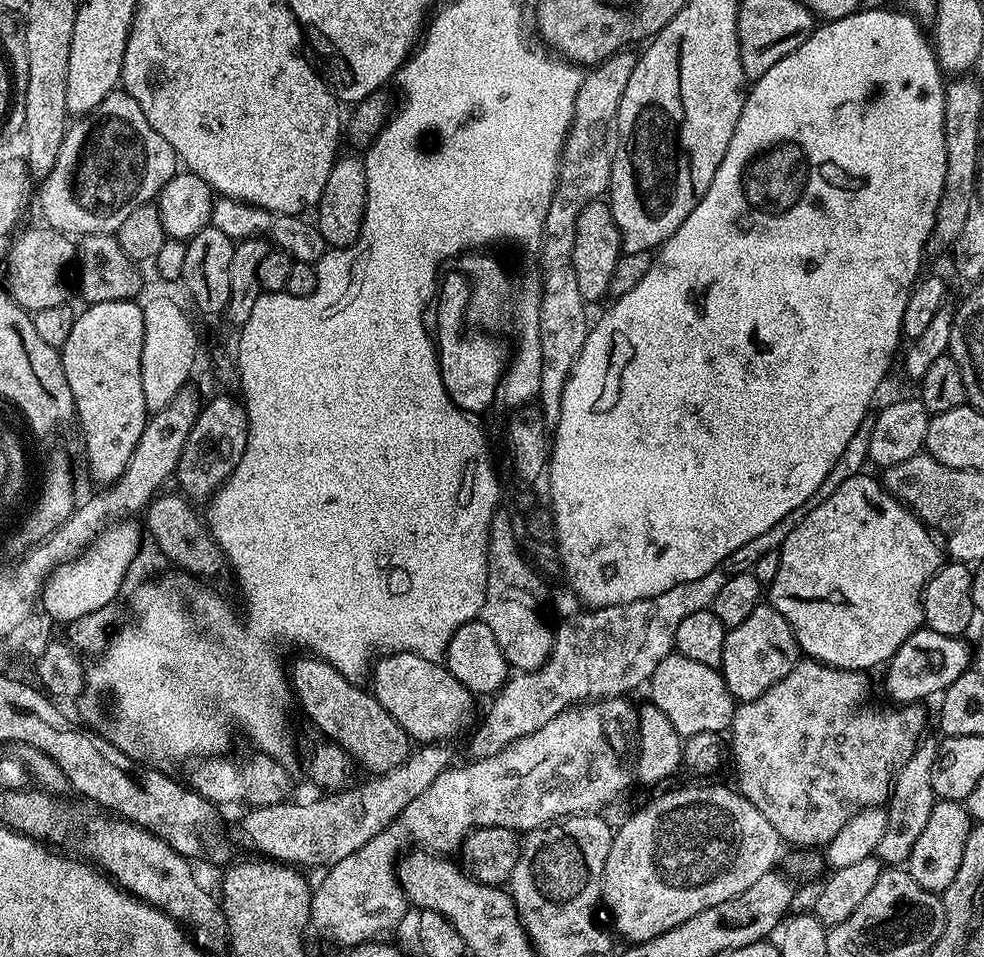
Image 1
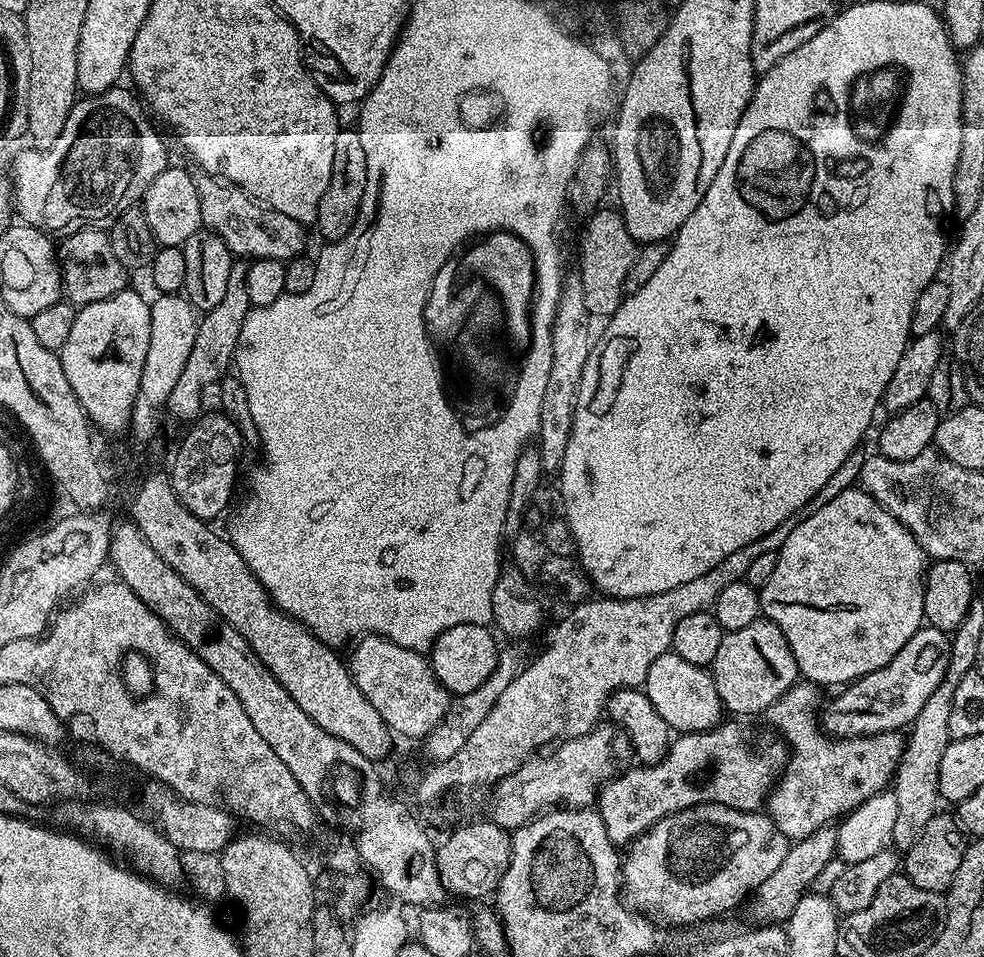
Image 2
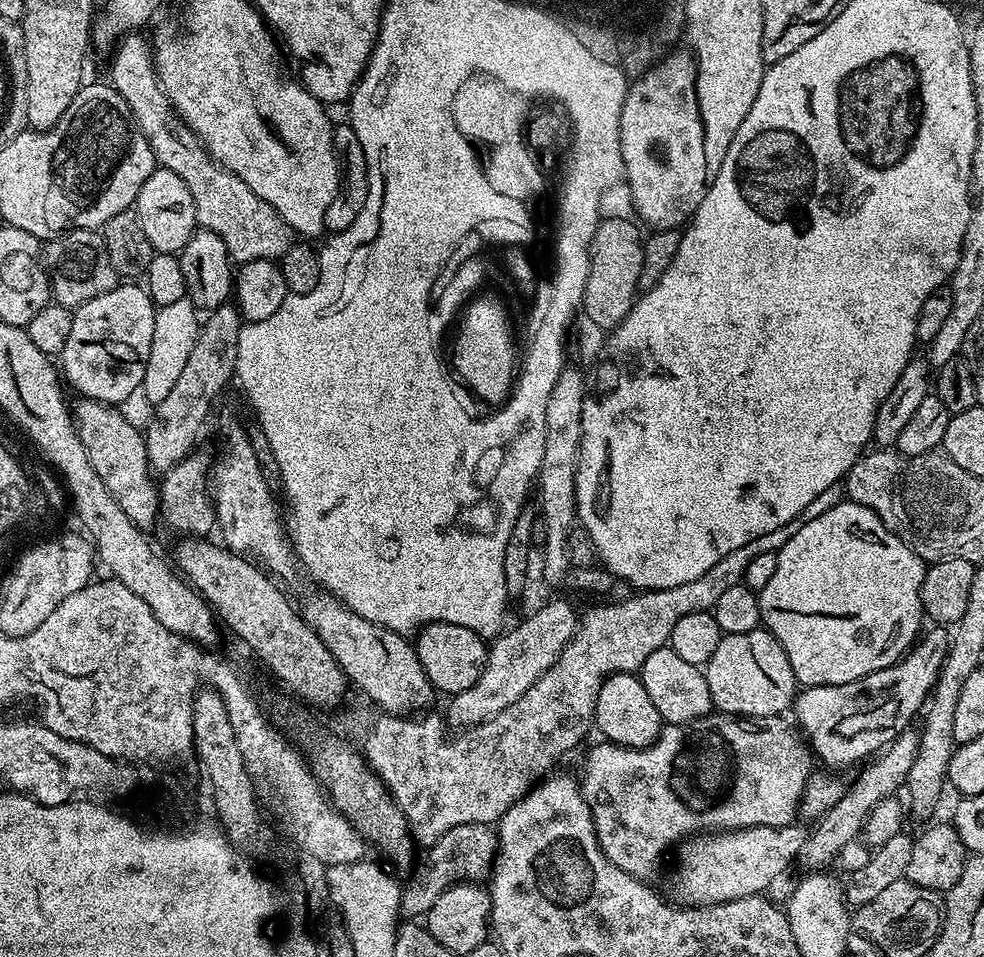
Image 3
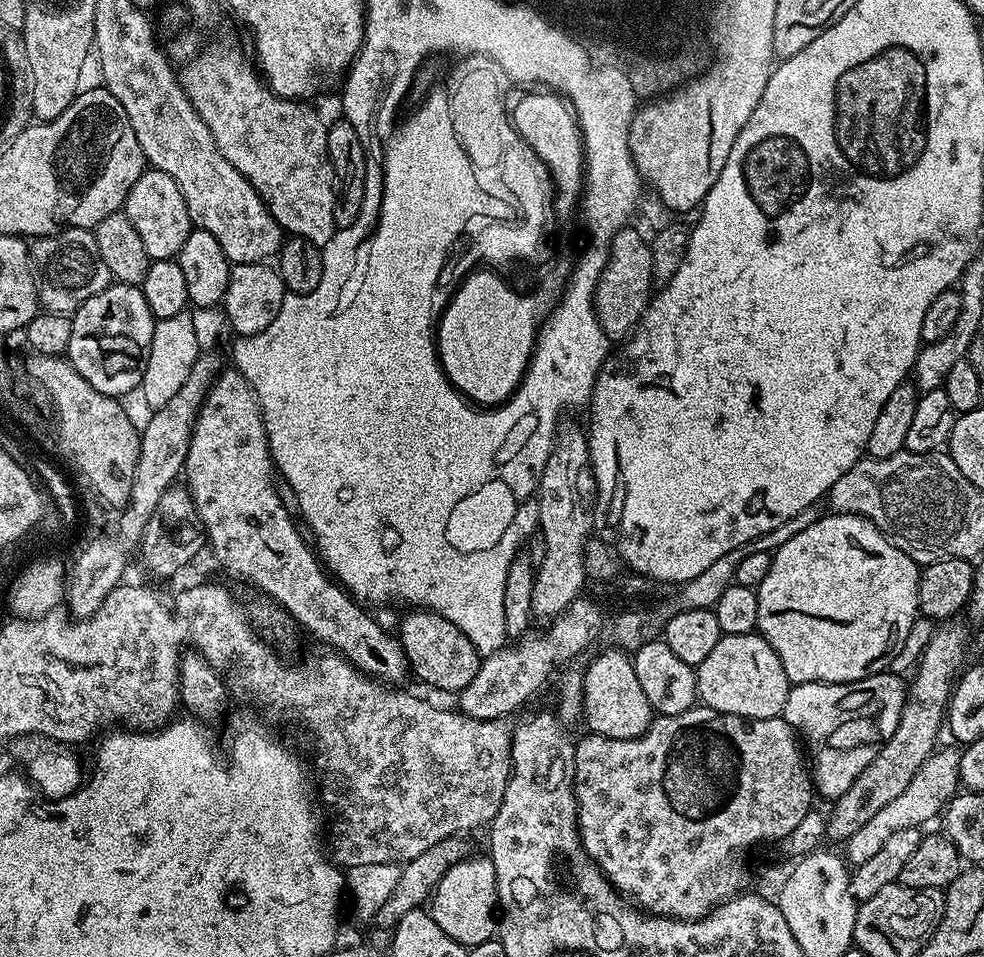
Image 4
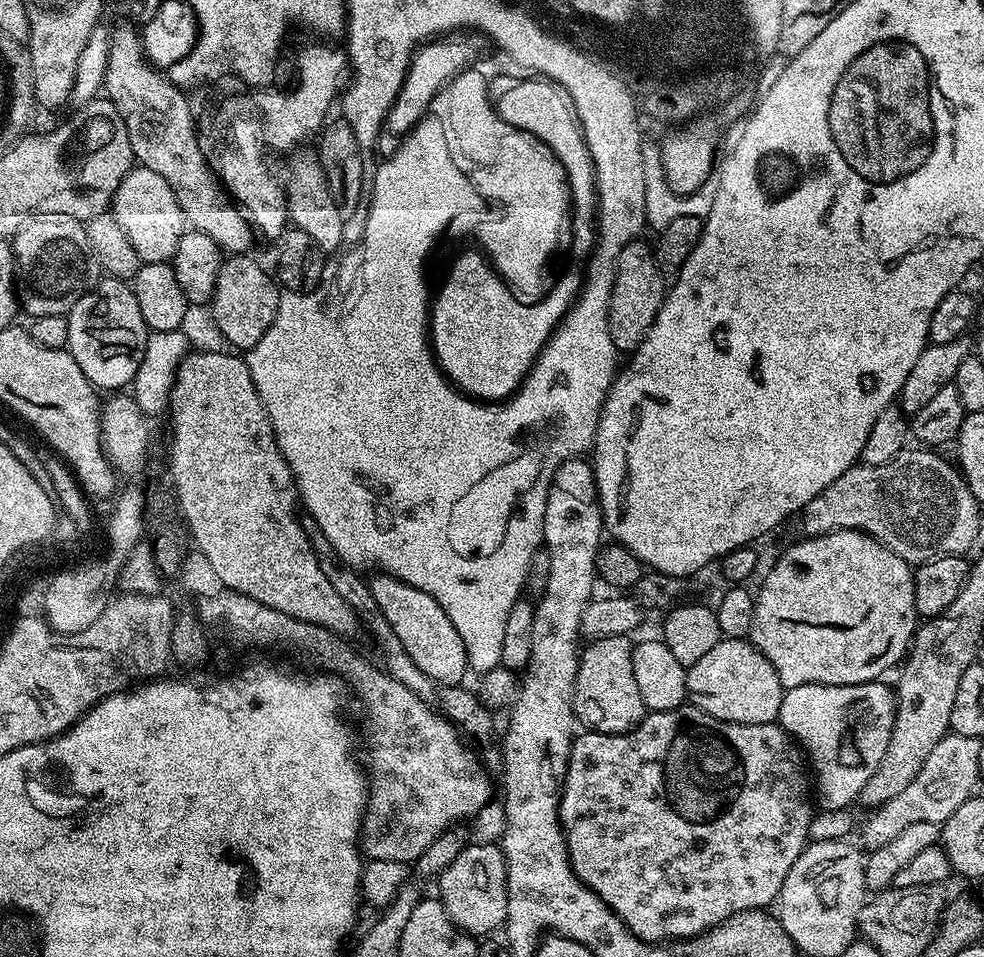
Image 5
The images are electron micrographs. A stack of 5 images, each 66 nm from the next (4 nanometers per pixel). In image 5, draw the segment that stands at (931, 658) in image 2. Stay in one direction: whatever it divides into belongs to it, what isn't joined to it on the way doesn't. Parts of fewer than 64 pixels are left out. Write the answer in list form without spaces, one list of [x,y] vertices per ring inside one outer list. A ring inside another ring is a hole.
[[[880,680],[865,684],[807,684],[787,689],[780,707],[779,725],[797,745],[808,751],[812,768],[816,771],[814,800],[825,812],[851,809],[860,799],[862,786],[878,770],[882,754],[886,754],[886,742],[890,742],[892,727],[896,721],[896,693]]]

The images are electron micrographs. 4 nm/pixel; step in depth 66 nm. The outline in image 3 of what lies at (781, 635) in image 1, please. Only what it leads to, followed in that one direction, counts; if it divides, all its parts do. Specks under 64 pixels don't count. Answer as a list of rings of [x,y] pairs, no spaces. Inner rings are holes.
[[[761,626],[746,630],[746,634],[724,634],[718,642],[718,650],[710,654],[702,668],[706,686],[710,686],[710,698],[721,713],[734,716],[779,716],[793,707],[798,695],[796,675],[786,658],[786,650]]]

